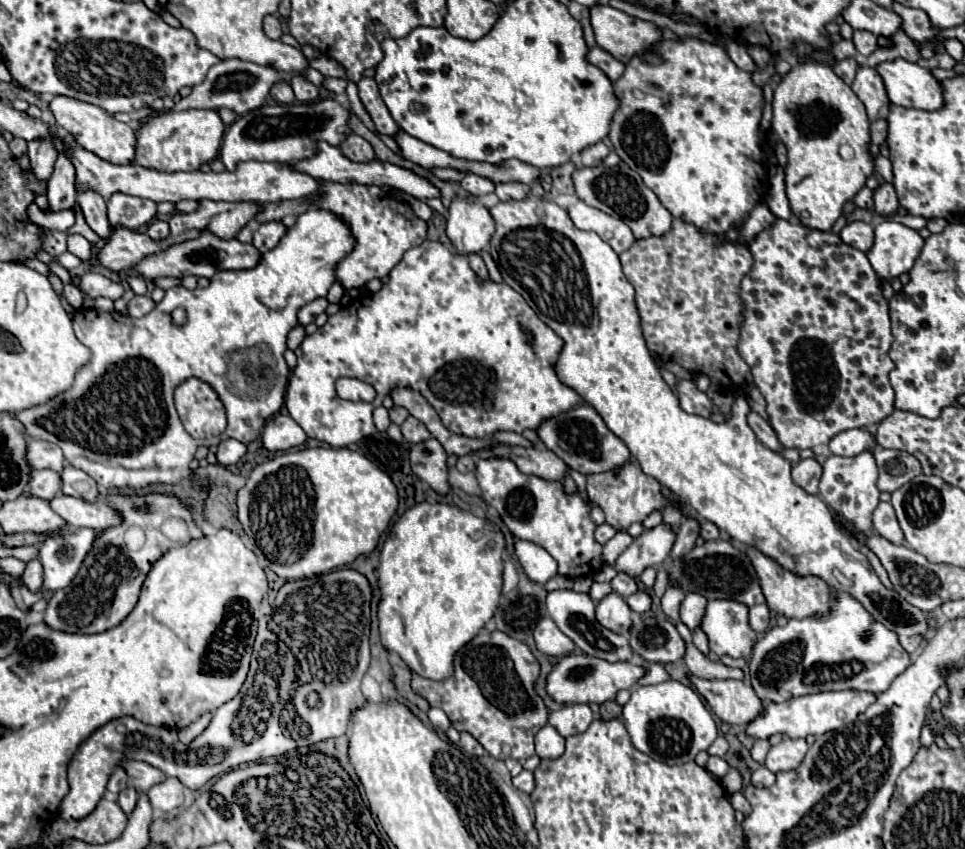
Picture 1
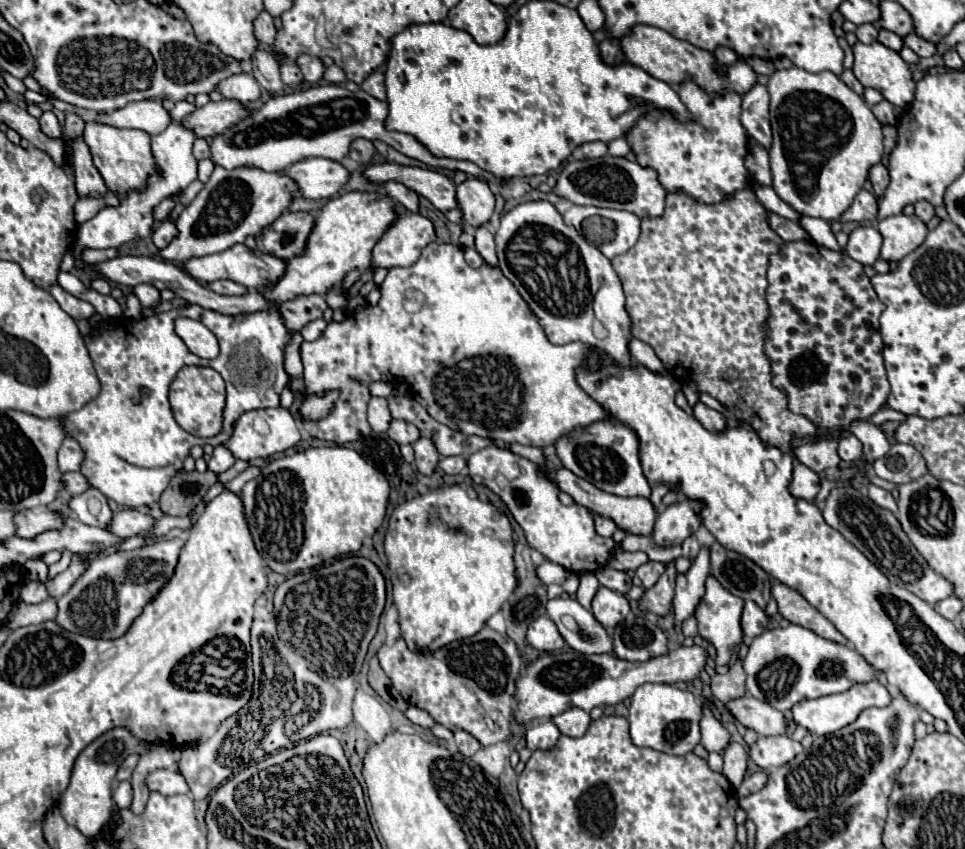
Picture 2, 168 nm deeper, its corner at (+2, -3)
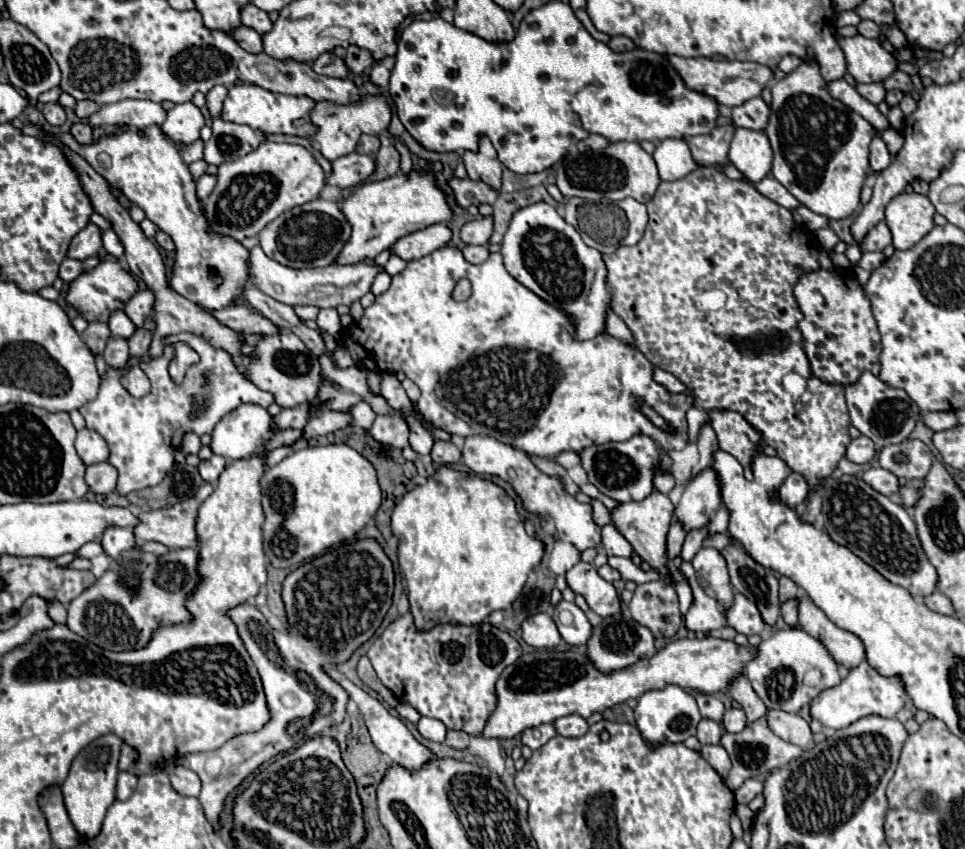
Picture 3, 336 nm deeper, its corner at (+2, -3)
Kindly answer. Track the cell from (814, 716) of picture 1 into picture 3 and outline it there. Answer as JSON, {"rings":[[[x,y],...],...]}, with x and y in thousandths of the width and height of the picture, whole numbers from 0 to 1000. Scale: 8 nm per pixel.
{"rings":[[[893,780],[889,787],[883,787],[868,808],[850,815],[839,827],[839,841],[858,857],[877,857],[895,843],[926,846],[939,824],[941,817],[933,796],[914,796],[899,780]]]}

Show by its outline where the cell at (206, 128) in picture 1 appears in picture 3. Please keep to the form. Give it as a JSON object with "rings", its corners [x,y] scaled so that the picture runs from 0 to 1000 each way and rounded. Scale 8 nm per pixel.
{"rings":[[[242,99],[232,118],[230,139],[247,146],[257,146],[263,153],[272,153],[274,158],[298,158],[311,163],[323,163],[327,158],[327,148],[321,141],[321,132],[327,120],[319,113],[298,113],[274,106],[265,99]]]}

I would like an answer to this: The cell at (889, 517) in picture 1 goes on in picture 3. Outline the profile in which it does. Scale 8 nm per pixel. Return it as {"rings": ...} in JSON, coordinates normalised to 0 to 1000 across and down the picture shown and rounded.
{"rings":[[[912,549],[899,551],[893,558],[893,565],[897,565],[908,580],[912,580],[916,584],[924,584],[924,582],[931,580],[931,563],[924,556],[912,551]]]}

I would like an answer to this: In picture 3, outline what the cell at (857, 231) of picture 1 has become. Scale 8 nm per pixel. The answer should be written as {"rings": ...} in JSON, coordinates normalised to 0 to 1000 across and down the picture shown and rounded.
{"rings":[[[912,261],[899,273],[897,283],[893,285],[893,297],[906,297],[906,294],[914,297],[922,285],[924,285],[922,269],[918,266],[918,261]]]}

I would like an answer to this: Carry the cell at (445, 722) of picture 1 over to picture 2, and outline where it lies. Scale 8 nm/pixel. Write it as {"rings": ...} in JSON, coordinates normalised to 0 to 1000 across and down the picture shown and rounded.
{"rings":[[[425,832],[419,841],[423,843],[423,848],[427,848],[429,853],[433,853],[433,855],[437,855],[437,857],[448,857],[448,855],[452,853],[452,848],[450,848],[441,836],[431,834],[431,832]]]}

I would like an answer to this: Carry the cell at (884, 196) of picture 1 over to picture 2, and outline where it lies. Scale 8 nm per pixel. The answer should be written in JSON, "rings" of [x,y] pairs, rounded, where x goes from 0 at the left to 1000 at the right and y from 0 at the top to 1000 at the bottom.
{"rings":[[[908,193],[904,200],[902,200],[902,214],[904,214],[904,221],[906,221],[906,231],[910,236],[914,236],[920,217],[922,217],[922,207],[920,207],[920,200],[914,196],[914,193]]]}

